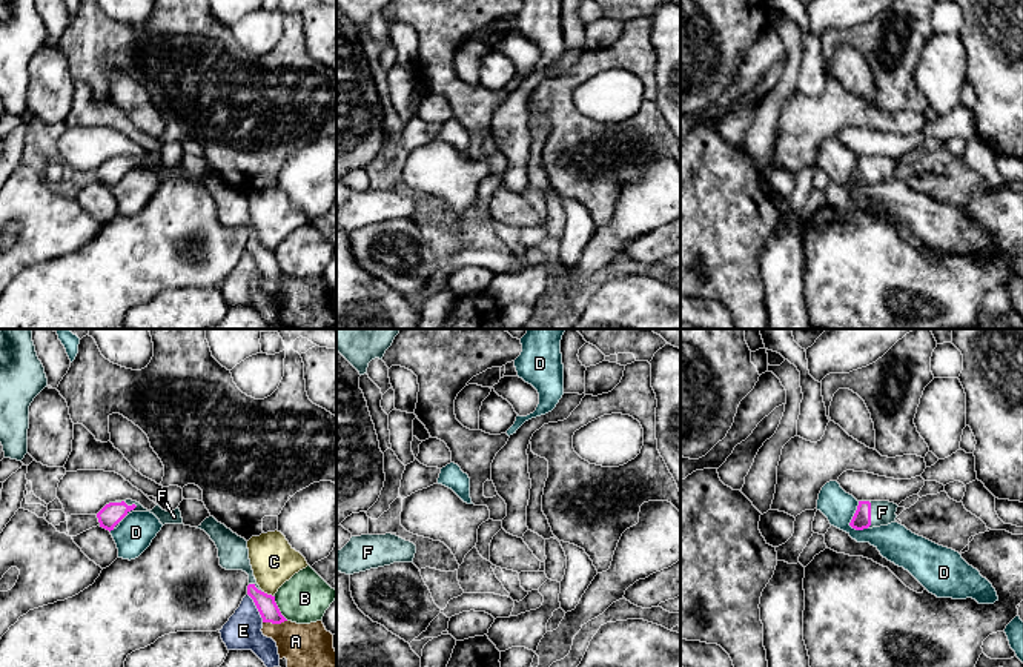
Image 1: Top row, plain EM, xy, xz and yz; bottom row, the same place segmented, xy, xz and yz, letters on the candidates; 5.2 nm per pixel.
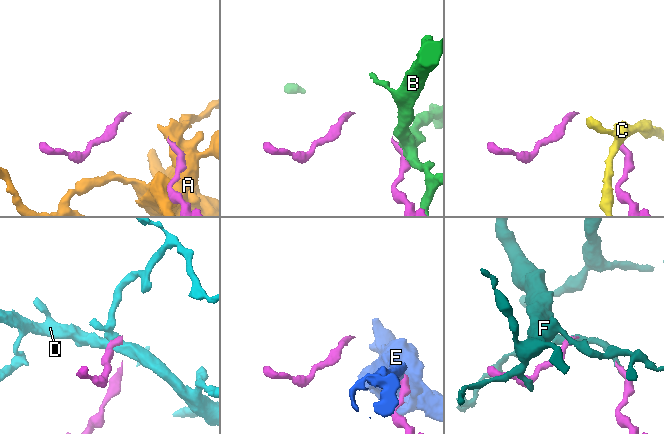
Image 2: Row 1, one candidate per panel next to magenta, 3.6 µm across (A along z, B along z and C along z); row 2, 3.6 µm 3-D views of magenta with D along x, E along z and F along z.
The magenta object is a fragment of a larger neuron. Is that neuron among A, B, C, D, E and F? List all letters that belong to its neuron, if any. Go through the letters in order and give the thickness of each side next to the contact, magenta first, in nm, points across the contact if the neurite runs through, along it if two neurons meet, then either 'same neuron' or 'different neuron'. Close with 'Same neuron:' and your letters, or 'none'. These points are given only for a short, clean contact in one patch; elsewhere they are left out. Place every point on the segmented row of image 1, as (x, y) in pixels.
A: 100/220 nm | different neuron
B: 100/260 nm | different neuron
C: 100/240 nm | along xy (263, 590), (272, 597) | different neuron
D: 100/180 nm | along yz (859, 501), (850, 523), (856, 530) | different neuron
E: 100/190 nm | along xy (248, 593), (263, 621) | different neuron
F: 110/70 nm | same neuron
Same neuron: F

